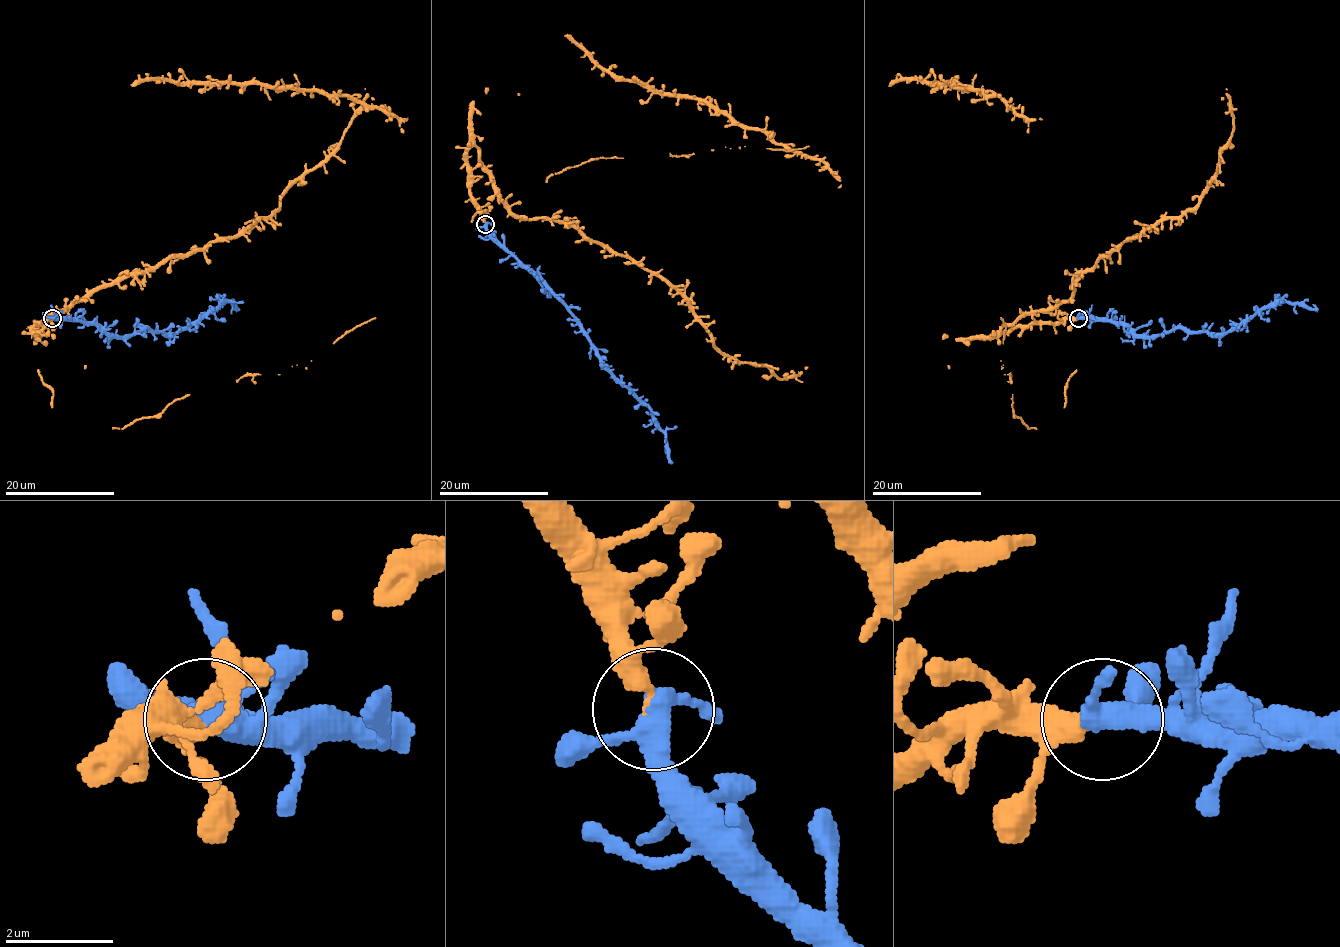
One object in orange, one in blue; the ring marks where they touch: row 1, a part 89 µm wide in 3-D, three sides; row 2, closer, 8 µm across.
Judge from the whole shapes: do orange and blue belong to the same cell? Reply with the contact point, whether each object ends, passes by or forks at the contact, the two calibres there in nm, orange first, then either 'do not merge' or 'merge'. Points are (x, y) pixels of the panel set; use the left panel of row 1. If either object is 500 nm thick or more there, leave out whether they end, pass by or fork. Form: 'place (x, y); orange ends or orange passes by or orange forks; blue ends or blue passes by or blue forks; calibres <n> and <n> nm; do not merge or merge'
place (52, 318); orange ends; blue forks; calibres 280 and 340 nm; merge

